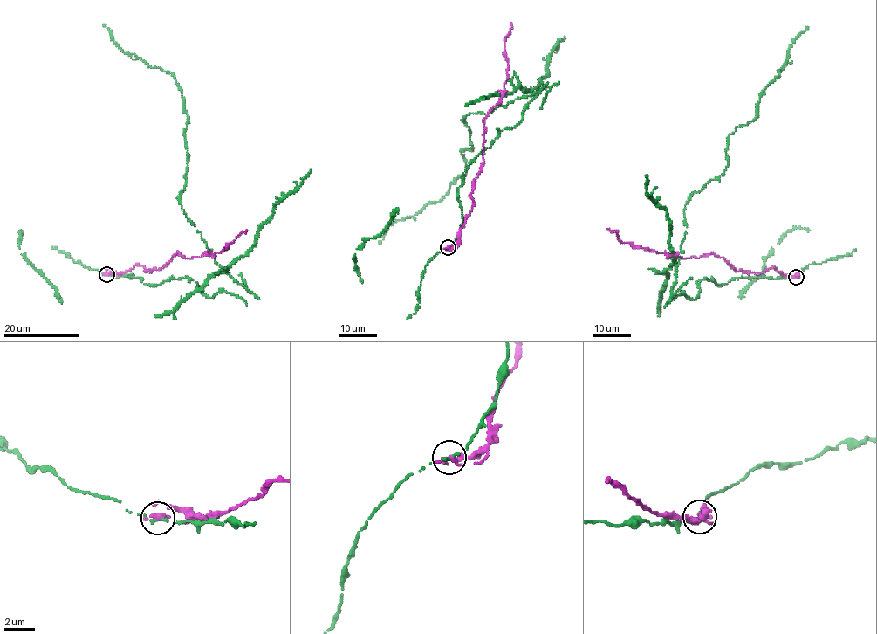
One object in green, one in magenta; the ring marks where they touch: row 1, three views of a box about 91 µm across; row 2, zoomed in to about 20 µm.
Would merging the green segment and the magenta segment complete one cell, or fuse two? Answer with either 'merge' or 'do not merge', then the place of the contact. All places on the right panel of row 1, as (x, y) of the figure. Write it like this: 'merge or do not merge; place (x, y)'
do not merge; place (796, 277)

